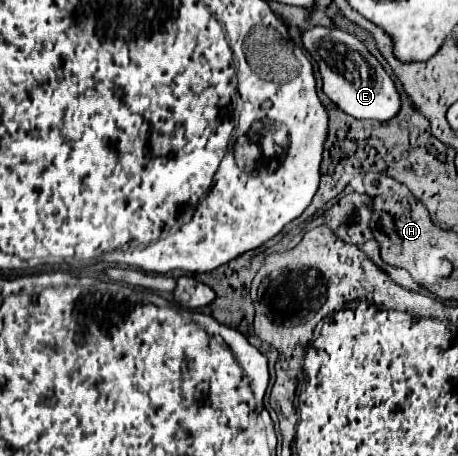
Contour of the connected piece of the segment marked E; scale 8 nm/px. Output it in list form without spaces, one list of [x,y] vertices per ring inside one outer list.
[[[316,26],[302,32],[304,48],[320,64],[324,78],[324,94],[346,114],[354,118],[372,118],[378,122],[388,122],[400,112],[400,94],[394,80],[384,70],[384,66],[368,52],[368,48],[352,34],[344,30],[330,30]]]

